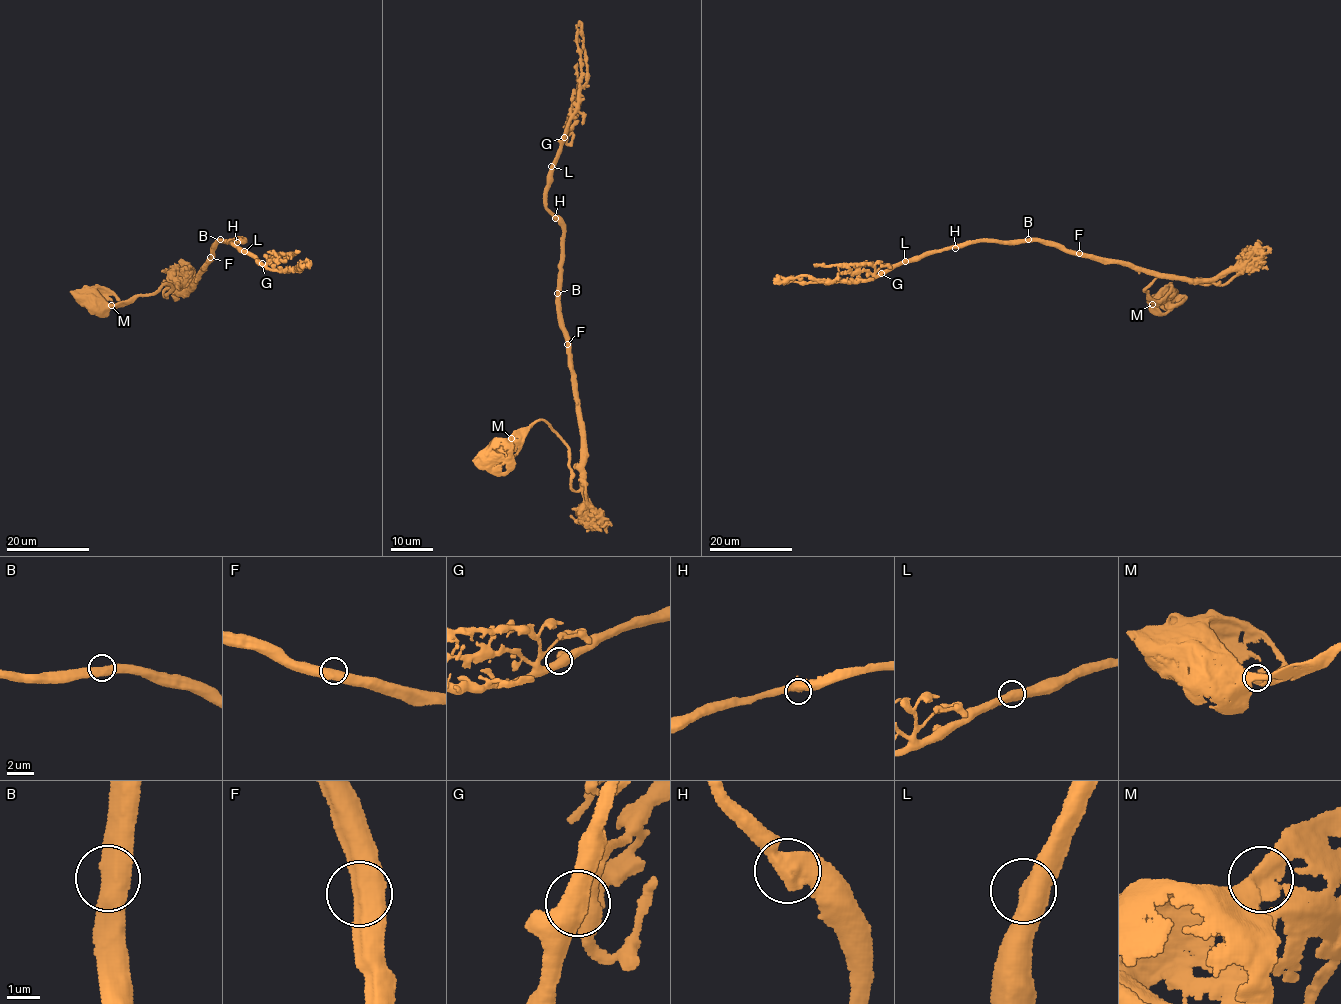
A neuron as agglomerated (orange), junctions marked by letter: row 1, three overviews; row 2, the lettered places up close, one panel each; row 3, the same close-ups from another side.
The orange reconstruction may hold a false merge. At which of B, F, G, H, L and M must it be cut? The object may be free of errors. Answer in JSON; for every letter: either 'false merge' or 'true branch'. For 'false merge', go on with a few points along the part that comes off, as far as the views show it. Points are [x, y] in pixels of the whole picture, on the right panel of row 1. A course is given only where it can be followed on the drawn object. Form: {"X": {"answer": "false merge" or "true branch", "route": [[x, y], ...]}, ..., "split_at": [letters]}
{"B": {"answer": "true branch"}, "F": {"answer": "true branch"}, "G": {"answer": "true branch"}, "H": {"answer": "true branch"}, "L": {"answer": "true branch"}, "M": {"answer": "true branch"}, "split_at": []}

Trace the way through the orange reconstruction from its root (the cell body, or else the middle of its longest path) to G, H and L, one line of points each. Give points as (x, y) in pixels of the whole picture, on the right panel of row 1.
G: (1165, 297), (1144, 289), (1223, 273), (1155, 276), (1018, 240), (881, 273)
H: (1165, 297), (1151, 302), (1144, 289), (1160, 276), (1211, 284), (1223, 273), (1155, 276), (1038, 240), (955, 248)
L: (1165, 297), (1144, 289), (1223, 273), (1155, 276), (1038, 240), (905, 261)

